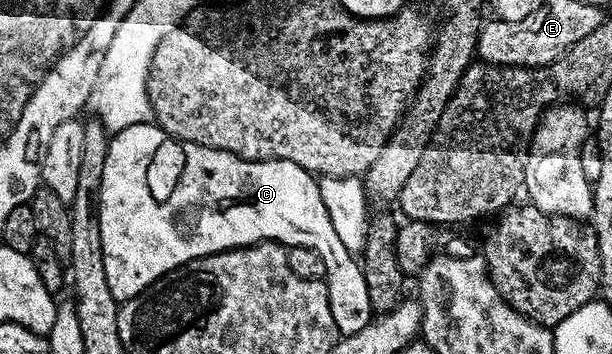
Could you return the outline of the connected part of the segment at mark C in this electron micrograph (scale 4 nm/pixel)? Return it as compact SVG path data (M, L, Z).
M140 122L131 128L123 128L110 137L107 160L103 164L103 184L99 196L99 236L103 236L103 272L107 272L107 288L111 288L111 296L115 296L118 304L126 302L128 298L134 298L139 292L147 289L156 278L170 274L176 266L182 266L196 258L206 258L208 254L218 254L224 250L235 250L239 246L253 246L256 242L279 242L286 248L291 246L311 248L323 260L331 300L331 316L335 319L338 335L363 332L363 328L367 328L367 324L375 317L371 296L367 296L367 280L361 271L361 263L350 250L343 248L343 240L335 236L331 216L327 216L327 208L323 208L323 196L318 179L308 170L299 168L299 164L291 164L291 160L252 162L231 152L207 148L194 142L178 142L177 139L170 138L160 126L149 122Z

